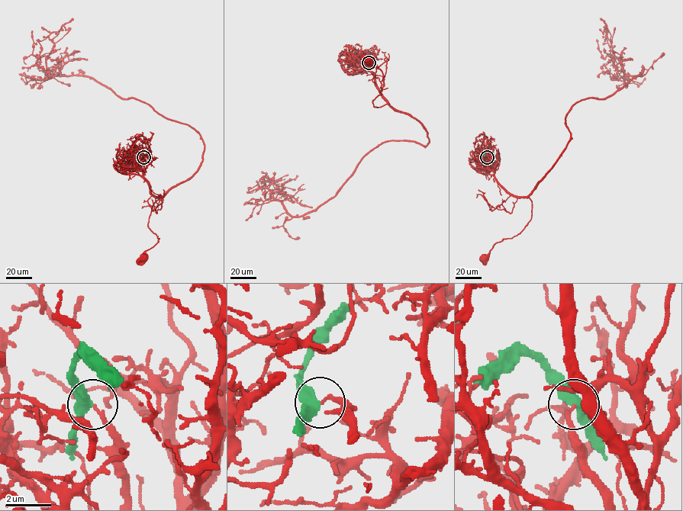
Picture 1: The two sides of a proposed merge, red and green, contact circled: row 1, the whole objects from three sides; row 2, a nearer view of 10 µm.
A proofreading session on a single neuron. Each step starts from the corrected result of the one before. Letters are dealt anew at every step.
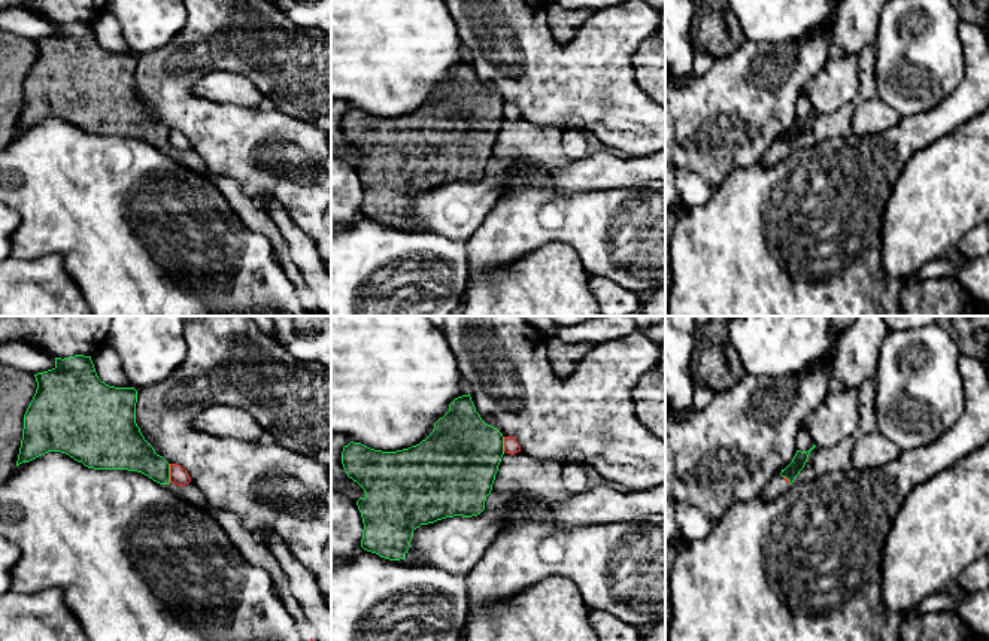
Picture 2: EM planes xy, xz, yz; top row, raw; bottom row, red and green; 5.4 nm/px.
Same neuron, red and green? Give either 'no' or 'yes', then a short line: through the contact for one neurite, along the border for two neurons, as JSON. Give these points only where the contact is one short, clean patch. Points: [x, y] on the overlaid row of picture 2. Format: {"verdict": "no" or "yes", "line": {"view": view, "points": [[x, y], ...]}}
{"verdict": "no"}

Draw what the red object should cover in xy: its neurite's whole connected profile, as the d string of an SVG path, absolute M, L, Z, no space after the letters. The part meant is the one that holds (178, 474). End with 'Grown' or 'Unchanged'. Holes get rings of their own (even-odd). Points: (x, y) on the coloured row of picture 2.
M170 464L170 483L185 486L191 481L189 474L185 468L178 464Z. Unchanged

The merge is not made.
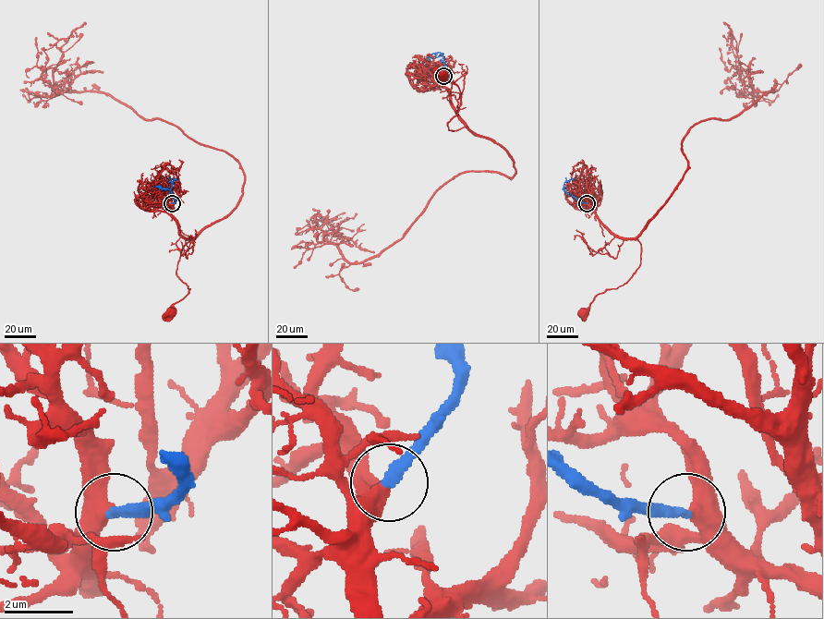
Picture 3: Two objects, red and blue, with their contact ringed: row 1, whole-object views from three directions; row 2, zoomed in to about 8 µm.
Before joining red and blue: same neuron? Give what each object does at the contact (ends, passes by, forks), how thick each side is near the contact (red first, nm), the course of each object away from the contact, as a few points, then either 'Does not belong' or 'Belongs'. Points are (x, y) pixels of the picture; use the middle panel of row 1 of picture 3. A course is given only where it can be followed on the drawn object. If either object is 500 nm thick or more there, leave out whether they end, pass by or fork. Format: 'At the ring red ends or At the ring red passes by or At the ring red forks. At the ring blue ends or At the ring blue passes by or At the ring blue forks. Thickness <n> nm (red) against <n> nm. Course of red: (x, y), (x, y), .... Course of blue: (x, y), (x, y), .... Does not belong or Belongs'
At the ring red passes by. At the ring blue ends. Thickness 420 nm (red) against 320 nm. Course of red: (442, 76), (442, 86), (465, 125), (456, 130), (448, 125), (460, 104), (459, 88), (442, 73). Course of blue: (443, 76), (446, 66), (442, 55), (439, 52), (429, 56), (440, 55). Belongs

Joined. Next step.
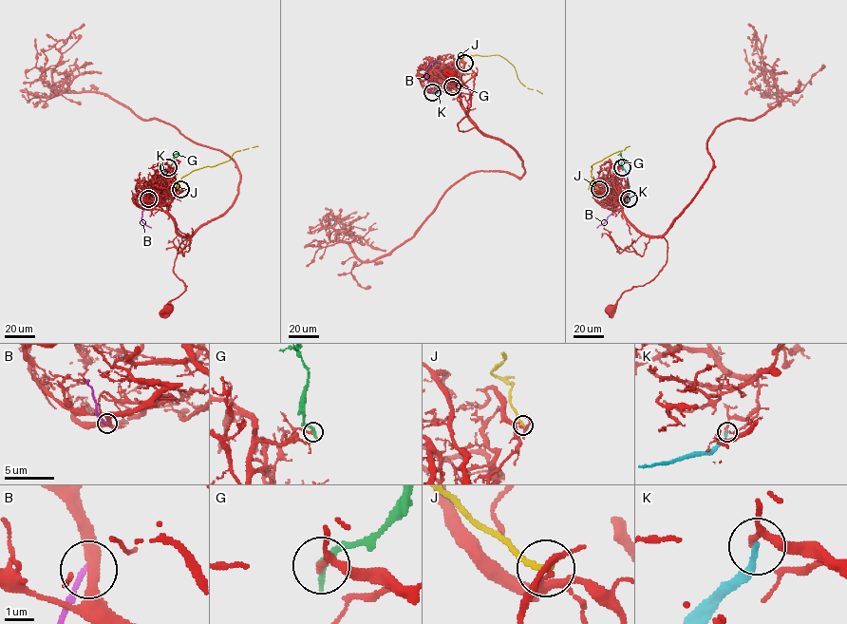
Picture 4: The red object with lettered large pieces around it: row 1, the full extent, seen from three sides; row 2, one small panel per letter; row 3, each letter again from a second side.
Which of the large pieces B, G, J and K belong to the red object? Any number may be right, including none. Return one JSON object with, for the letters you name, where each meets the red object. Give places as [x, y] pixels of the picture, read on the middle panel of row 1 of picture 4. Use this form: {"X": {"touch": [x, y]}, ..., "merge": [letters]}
{"G": {"touch": [452, 86]}, "merge": ["G"]}

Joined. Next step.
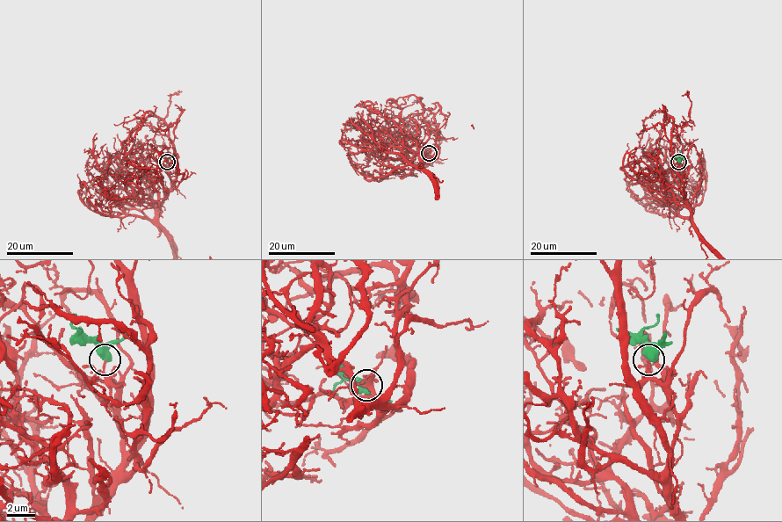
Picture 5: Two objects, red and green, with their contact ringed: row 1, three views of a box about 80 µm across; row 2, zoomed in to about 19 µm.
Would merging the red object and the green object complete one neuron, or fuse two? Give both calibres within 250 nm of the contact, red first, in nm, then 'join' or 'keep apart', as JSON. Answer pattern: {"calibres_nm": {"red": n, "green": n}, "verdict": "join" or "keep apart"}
{"calibres_nm": {"red": 110, "green": 650}, "verdict": "keep apart"}

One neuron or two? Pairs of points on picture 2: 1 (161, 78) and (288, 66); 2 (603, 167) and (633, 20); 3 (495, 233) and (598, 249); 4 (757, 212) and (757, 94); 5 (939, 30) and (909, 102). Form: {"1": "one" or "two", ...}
{"1": "one", "2": "two", "3": "one", "4": "two", "5": "one"}

